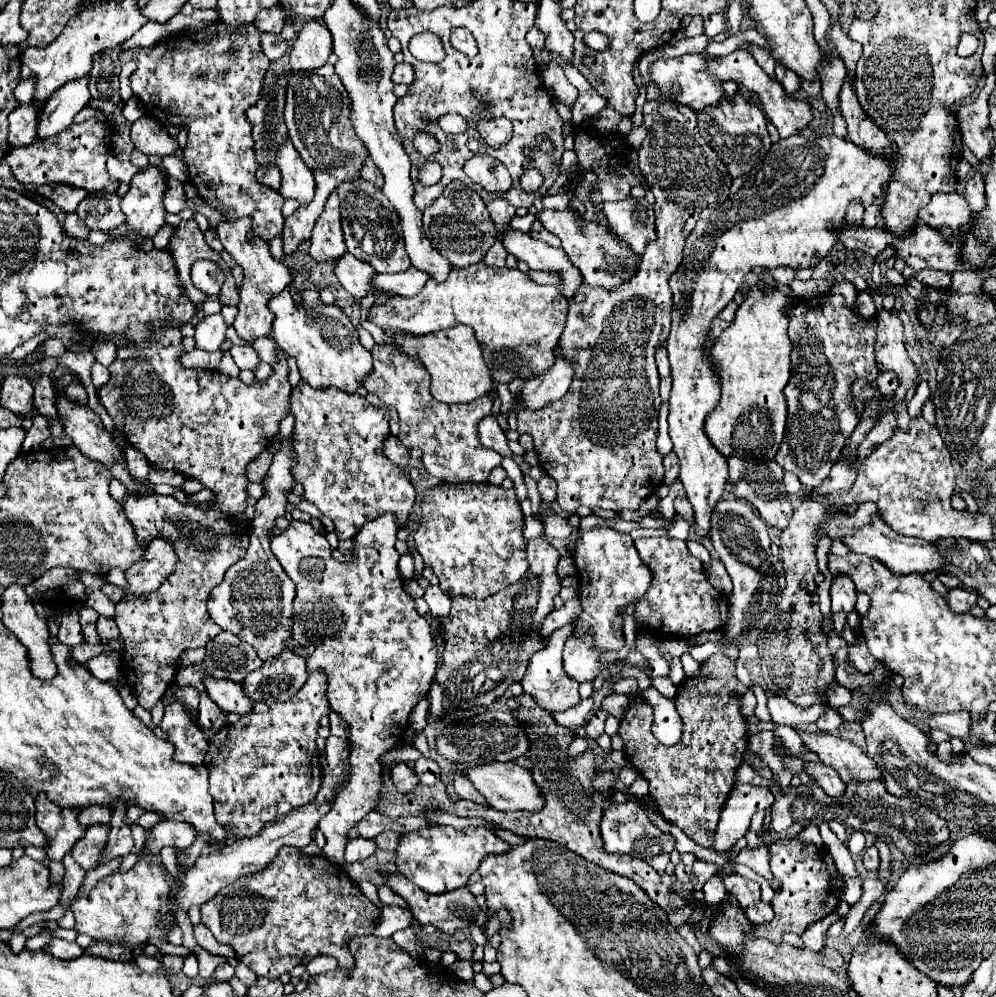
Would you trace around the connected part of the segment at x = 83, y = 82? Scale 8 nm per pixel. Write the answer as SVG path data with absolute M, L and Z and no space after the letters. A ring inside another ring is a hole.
M88 74L64 84L50 96L46 102L46 108L42 110L40 124L38 124L38 140L46 140L50 136L56 136L58 132L66 130L72 124L72 118L90 102L90 90L88 90Z

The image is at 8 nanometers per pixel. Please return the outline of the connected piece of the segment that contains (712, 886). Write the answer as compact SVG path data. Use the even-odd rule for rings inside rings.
M712 876L706 884L704 884L704 901L708 904L706 913L712 913L714 906L720 904L720 900L726 896L726 890L724 890L724 884L722 884L722 878L718 876Z

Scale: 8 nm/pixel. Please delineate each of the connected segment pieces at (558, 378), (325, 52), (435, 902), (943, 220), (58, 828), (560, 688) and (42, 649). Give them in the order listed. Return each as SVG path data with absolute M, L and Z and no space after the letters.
M558 358L554 368L540 374L534 380L524 382L518 396L522 396L522 404L526 404L526 410L538 410L546 404L560 400L572 382L574 368L566 358Z
M308 20L292 44L290 64L294 70L316 70L328 62L330 54L330 30L318 20Z
M386 874L386 880L392 886L392 890L404 898L413 913L413 917L422 926L434 924L439 930L451 933L457 929L464 930L472 928L472 926L478 926L480 928L490 918L490 912L486 912L486 910L482 910L478 906L476 898L474 898L474 894L470 892L468 886L444 894L434 895L426 893L420 888L414 888L414 884L410 884L410 880L406 880L406 876L402 876L402 874Z
M938 192L930 198L930 204L926 204L926 208L922 208L922 212L918 212L918 216L932 228L940 228L940 226L950 226L952 232L956 236L960 236L958 226L968 222L972 218L972 212L964 200L964 196L952 192L952 194L944 194Z
M38 794L36 798L36 824L46 836L46 856L48 860L62 862L62 858L70 852L70 848L84 836L86 826L76 820L78 810L60 808L52 804L46 794Z
M566 624L562 628L558 628L546 642L546 648L542 648L540 652L536 652L530 660L530 666L528 666L528 672L522 680L522 686L524 686L524 692L530 694L536 704L548 712L560 712L560 710L568 710L572 706L576 706L580 702L580 694L578 694L578 682L576 680L570 680L562 668L562 648L564 648L564 642L566 638L574 632L574 624Z
M12 584L6 588L4 592L4 604L2 604L2 612L4 612L4 626L16 634L16 638L26 646L28 650L28 662L30 662L30 672L40 678L40 680L52 680L56 674L58 674L58 666L54 664L54 658L52 658L52 652L50 652L50 644L48 644L48 638L50 638L50 630L48 630L48 620L40 618L36 608L34 608L34 602L26 596L24 588L18 586L18 584Z

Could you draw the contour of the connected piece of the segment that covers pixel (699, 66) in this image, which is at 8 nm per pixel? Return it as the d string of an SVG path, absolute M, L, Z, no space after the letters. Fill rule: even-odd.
M684 54L678 58L660 58L650 64L648 84L656 84L660 88L660 96L674 100L678 104L690 106L700 112L704 106L716 106L724 96L722 82L714 80L706 72L706 56L704 54Z

